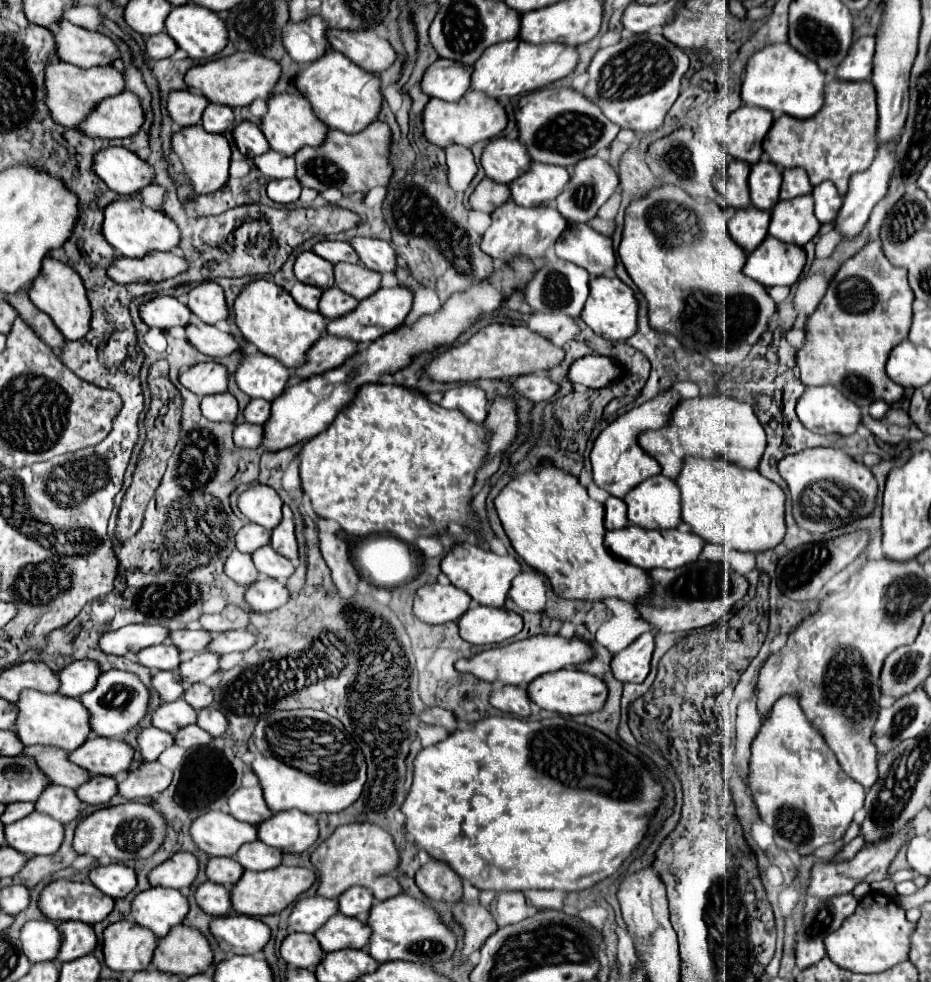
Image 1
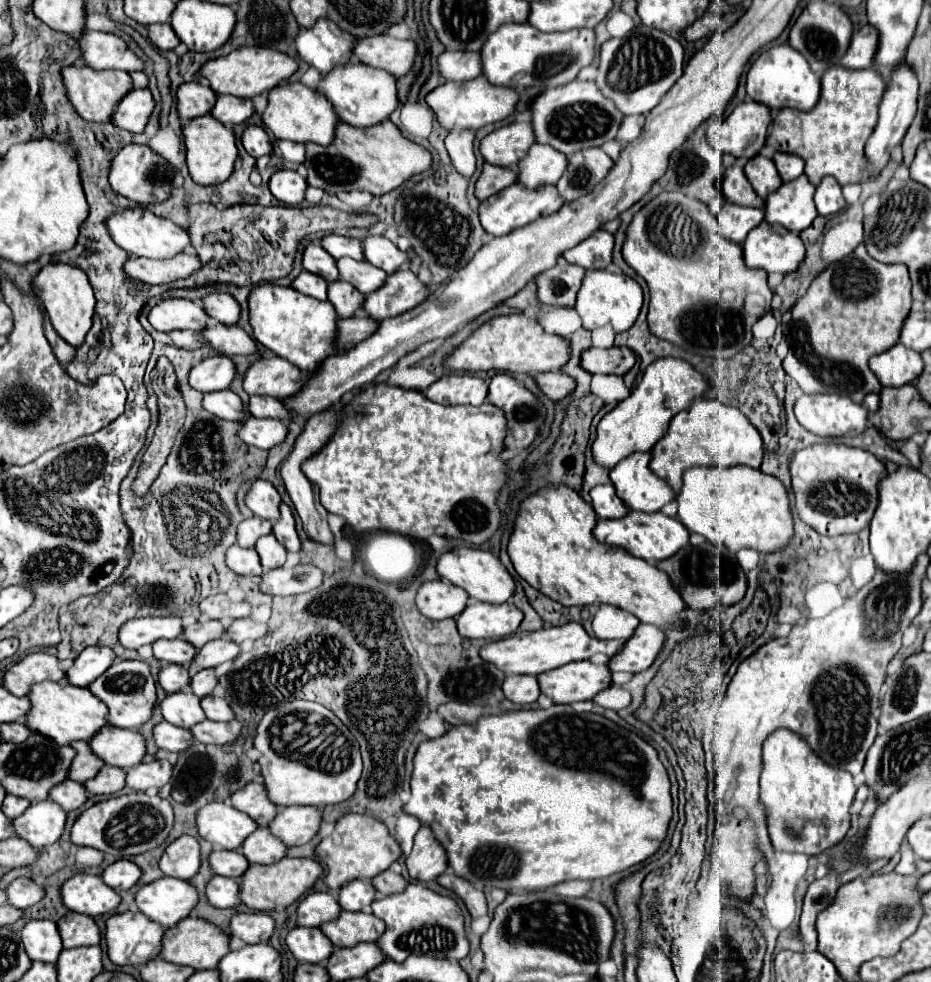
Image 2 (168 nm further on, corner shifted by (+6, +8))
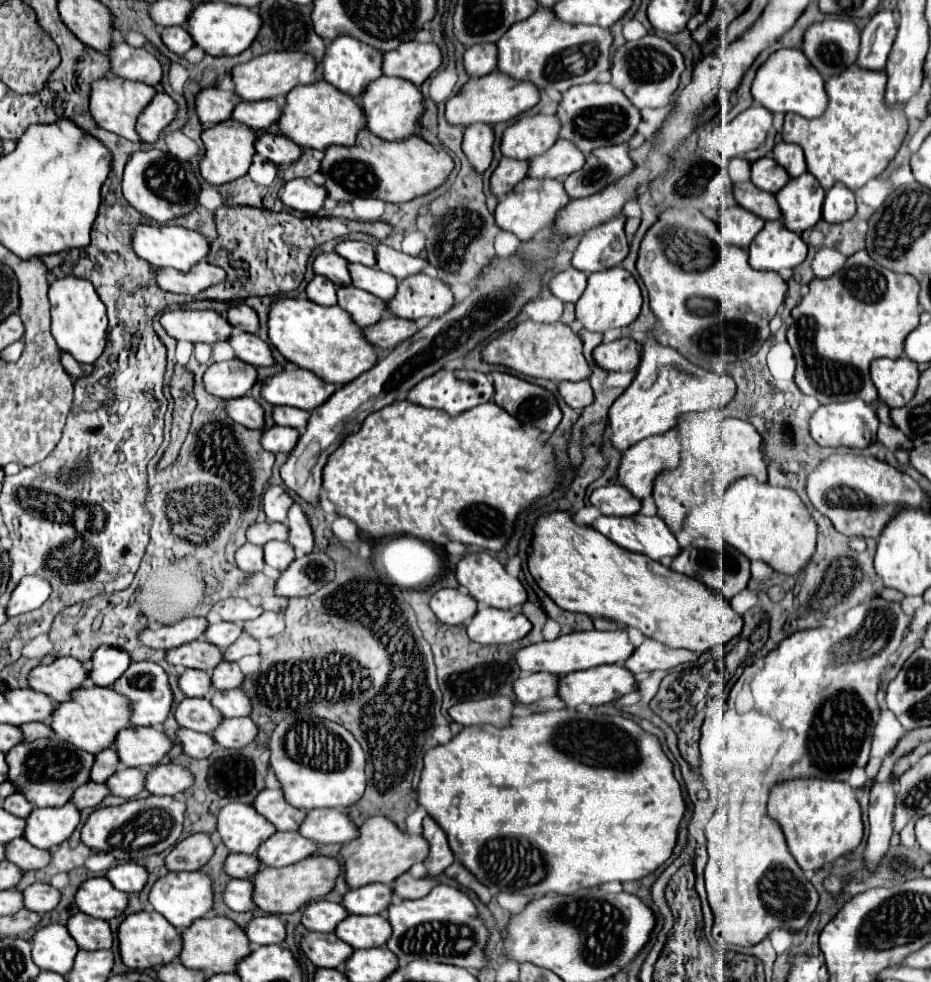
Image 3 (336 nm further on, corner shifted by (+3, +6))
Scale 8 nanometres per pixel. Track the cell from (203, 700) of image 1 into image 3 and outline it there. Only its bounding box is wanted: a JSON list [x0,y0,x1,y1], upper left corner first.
[211,662,243,690]

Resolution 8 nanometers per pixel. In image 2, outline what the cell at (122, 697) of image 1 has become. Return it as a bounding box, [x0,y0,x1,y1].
[90,660,156,728]

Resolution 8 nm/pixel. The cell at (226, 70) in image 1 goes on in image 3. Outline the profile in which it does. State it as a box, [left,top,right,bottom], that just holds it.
[231,52,315,100]

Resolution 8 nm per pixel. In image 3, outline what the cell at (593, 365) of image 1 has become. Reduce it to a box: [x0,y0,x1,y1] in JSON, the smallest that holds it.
[593,338,641,372]

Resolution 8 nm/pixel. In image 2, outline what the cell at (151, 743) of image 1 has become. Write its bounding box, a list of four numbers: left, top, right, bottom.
[154,722,194,752]

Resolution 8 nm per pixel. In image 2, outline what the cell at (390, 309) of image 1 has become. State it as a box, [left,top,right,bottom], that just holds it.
[362,266,430,322]

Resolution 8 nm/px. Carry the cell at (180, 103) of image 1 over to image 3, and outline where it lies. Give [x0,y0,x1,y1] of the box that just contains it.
[195,88,241,128]

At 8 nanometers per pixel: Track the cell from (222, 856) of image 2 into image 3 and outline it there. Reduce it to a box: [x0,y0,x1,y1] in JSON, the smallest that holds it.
[225,854,259,878]

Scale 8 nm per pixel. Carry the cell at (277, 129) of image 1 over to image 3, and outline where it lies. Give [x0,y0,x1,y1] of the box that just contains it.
[277,80,365,150]

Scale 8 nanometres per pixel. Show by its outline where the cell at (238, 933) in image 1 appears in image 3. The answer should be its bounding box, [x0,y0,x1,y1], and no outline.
[245,916,285,944]

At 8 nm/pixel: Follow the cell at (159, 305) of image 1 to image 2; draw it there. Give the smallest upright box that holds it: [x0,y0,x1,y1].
[148,298,208,334]

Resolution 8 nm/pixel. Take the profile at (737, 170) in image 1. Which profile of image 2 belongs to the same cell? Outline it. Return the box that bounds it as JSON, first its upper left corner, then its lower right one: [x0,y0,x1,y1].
[724,166,764,208]

